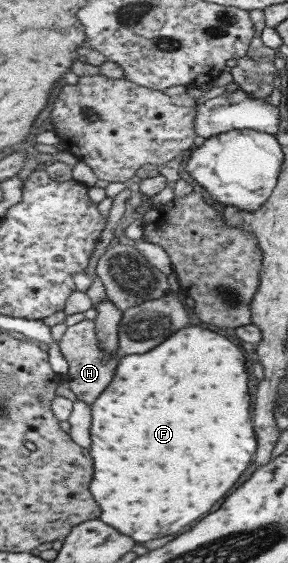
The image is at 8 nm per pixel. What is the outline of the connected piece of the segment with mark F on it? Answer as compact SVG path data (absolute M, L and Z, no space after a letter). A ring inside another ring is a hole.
M188 326L178 332L174 332L170 338L154 346L152 350L144 354L124 355L118 364L116 378L105 392L93 402L93 422L91 426L91 455L94 454L94 478L91 484L91 492L101 506L102 522L122 532L130 534L137 543L148 542L154 538L162 538L168 534L178 534L182 526L188 526L196 520L200 520L204 514L210 512L210 508L228 492L228 488L238 480L238 476L246 470L250 460L255 455L256 438L252 430L250 410L248 410L248 390L246 390L246 368L244 368L244 356L242 352L224 336L214 334L210 330L202 330L198 326Z

